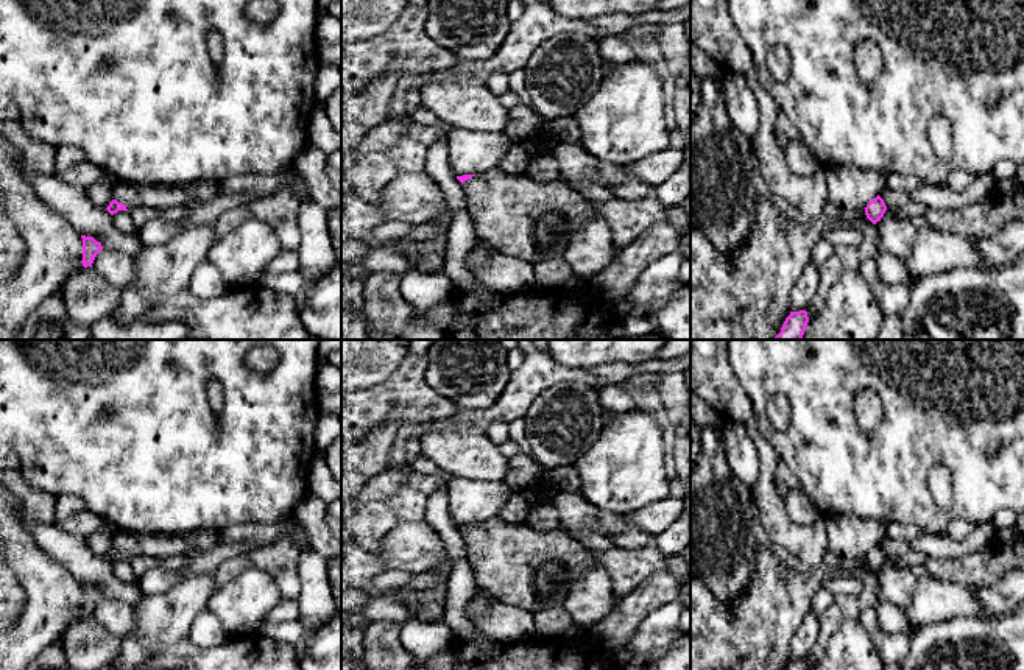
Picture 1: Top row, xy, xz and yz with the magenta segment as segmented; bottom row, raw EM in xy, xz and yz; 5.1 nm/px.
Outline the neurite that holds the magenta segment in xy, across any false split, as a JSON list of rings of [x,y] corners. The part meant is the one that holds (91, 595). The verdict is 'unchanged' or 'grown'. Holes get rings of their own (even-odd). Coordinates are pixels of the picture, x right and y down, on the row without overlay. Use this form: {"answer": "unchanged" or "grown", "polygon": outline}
{"answer": "unchanged", "polygon": [[[81,584],[81,587],[83,587],[83,609],[81,609],[81,612],[84,617],[87,617],[87,615],[92,615],[97,603],[103,598],[103,595],[94,586]]]}

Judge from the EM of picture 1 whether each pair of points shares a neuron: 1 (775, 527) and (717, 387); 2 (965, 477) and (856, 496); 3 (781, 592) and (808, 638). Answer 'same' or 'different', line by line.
1: same
2: same
3: different

